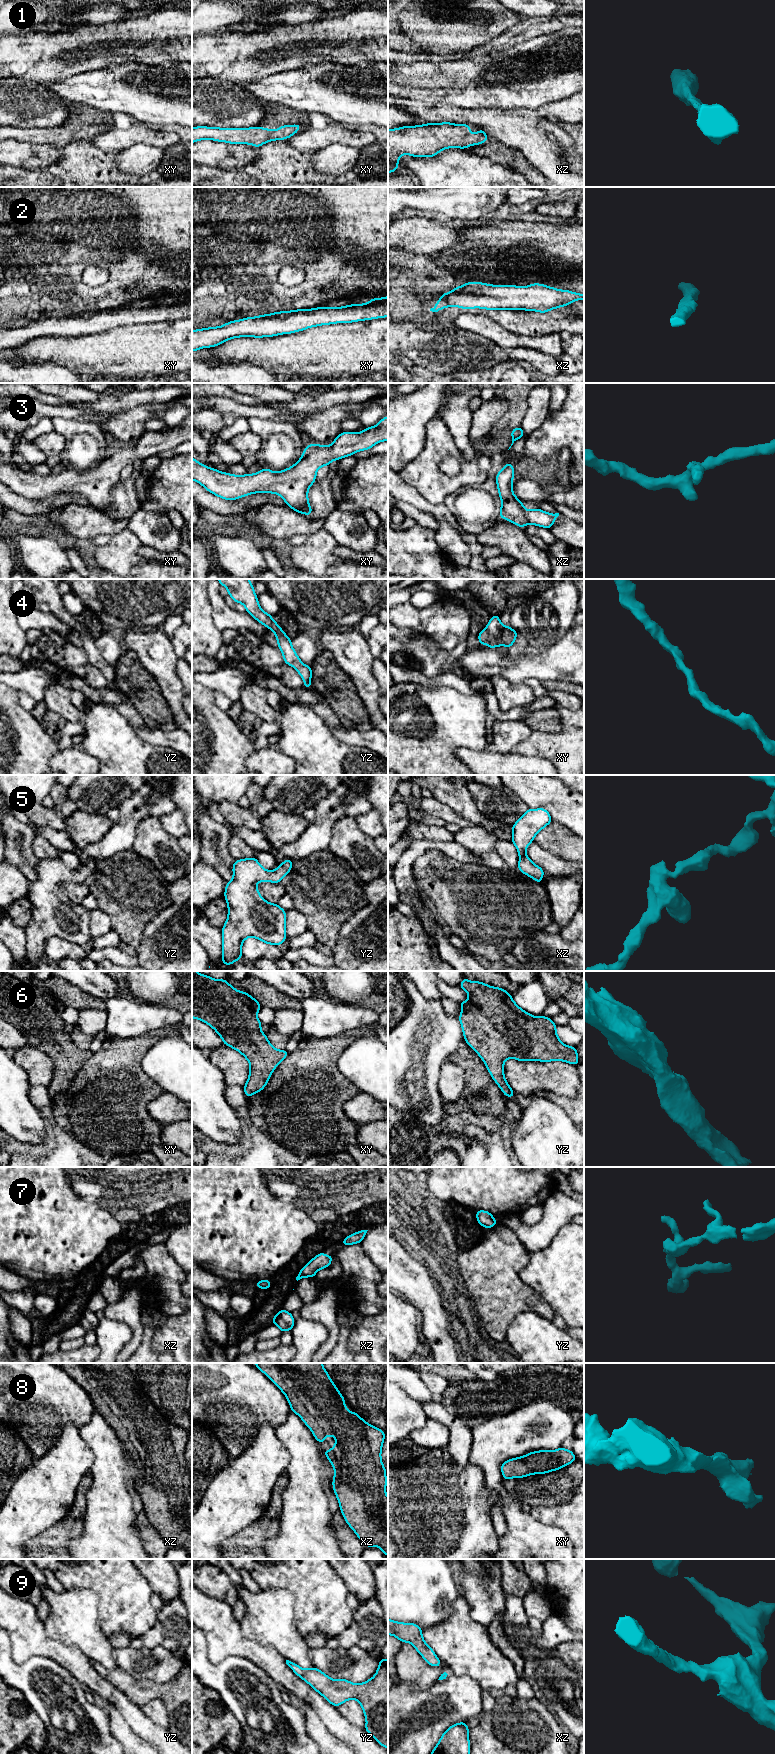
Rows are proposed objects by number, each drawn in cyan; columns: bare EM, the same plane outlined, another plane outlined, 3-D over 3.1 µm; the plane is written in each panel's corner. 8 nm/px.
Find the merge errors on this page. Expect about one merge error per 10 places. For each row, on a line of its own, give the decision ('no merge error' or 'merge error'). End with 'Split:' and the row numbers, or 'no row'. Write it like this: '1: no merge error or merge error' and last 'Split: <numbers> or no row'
1: no merge error
2: no merge error
3: no merge error
4: no merge error
5: no merge error
6: no merge error
7: no merge error
8: no merge error
9: no merge error
Split: no row

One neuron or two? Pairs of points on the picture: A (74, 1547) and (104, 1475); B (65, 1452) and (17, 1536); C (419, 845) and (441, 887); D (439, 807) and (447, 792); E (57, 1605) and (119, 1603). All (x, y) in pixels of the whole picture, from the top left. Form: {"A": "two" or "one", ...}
{"A": "one", "B": "one", "C": "two", "D": "two", "E": "two"}

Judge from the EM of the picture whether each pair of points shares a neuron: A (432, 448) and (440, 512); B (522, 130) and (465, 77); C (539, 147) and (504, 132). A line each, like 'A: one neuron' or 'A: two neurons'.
A: two neurons
B: two neurons
C: one neuron

